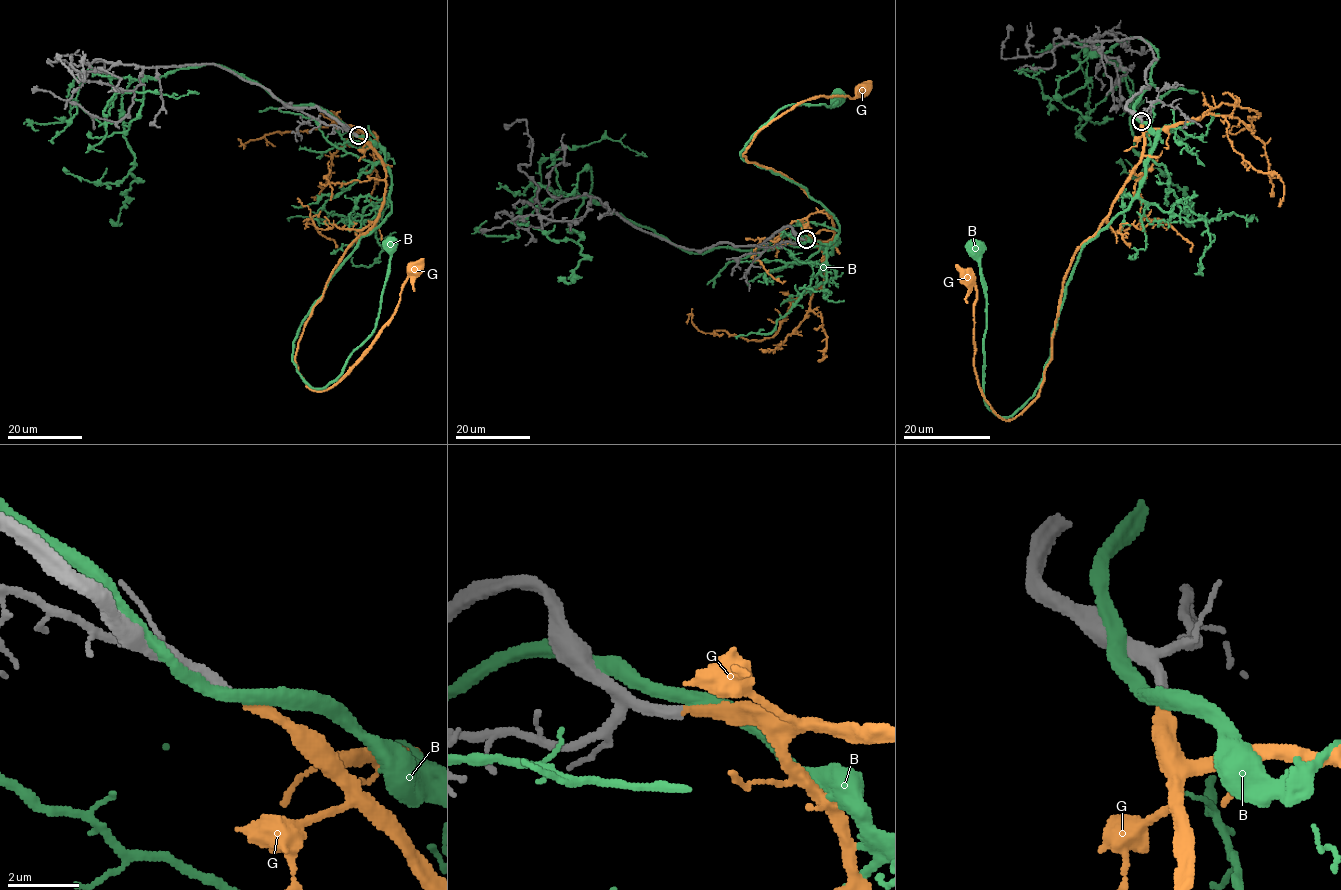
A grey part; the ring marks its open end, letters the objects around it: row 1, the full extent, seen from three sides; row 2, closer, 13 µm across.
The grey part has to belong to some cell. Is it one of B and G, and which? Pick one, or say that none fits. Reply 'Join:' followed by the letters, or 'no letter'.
Join: G

